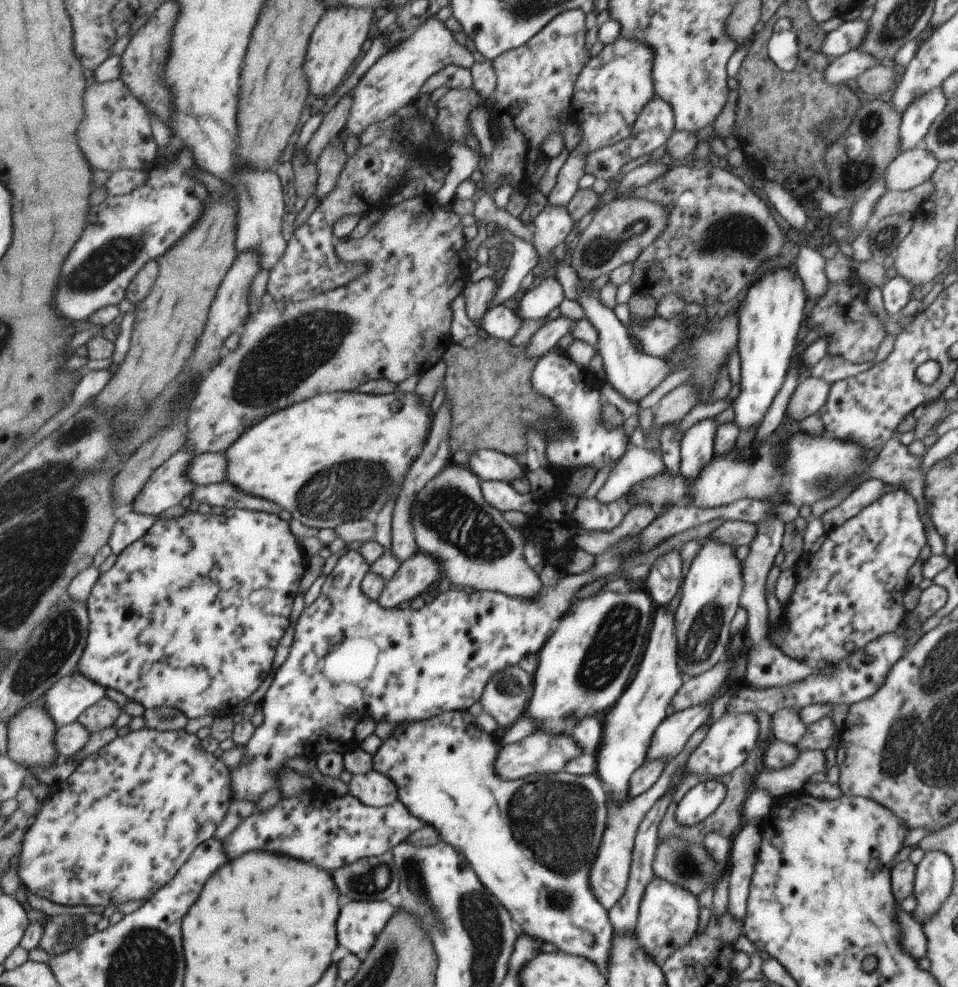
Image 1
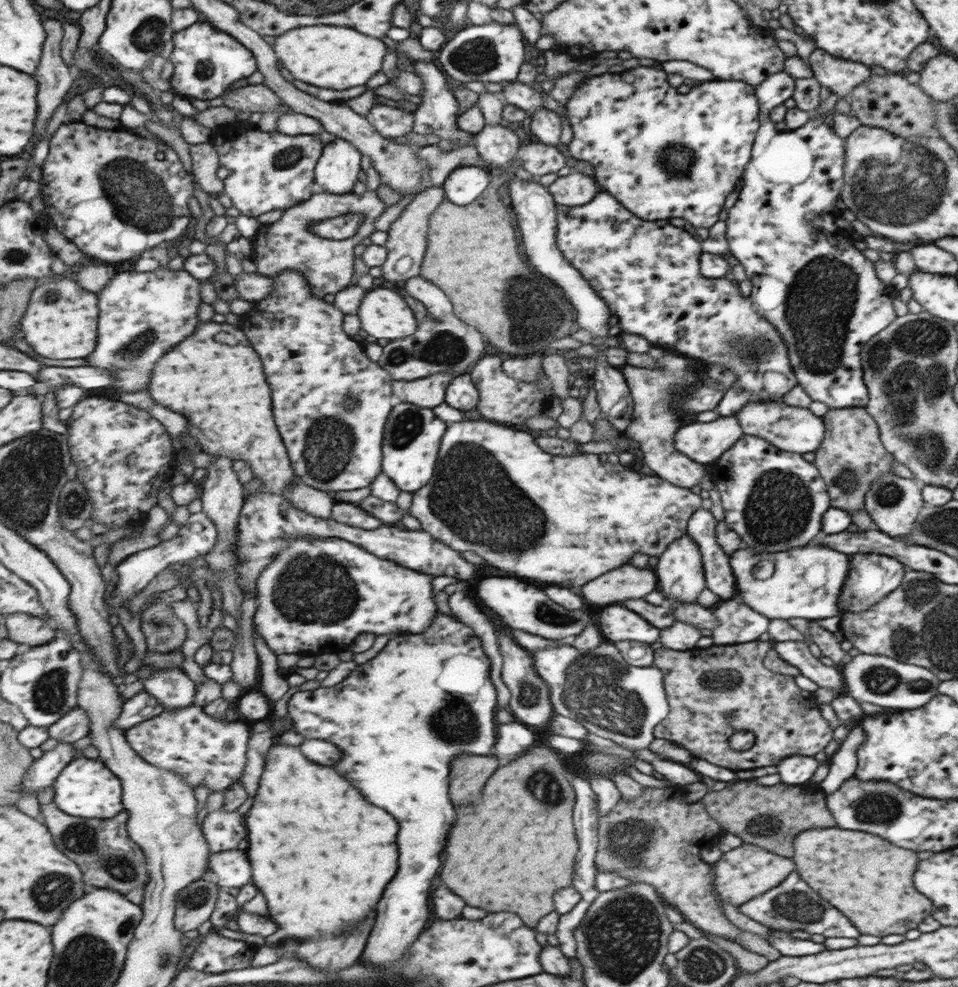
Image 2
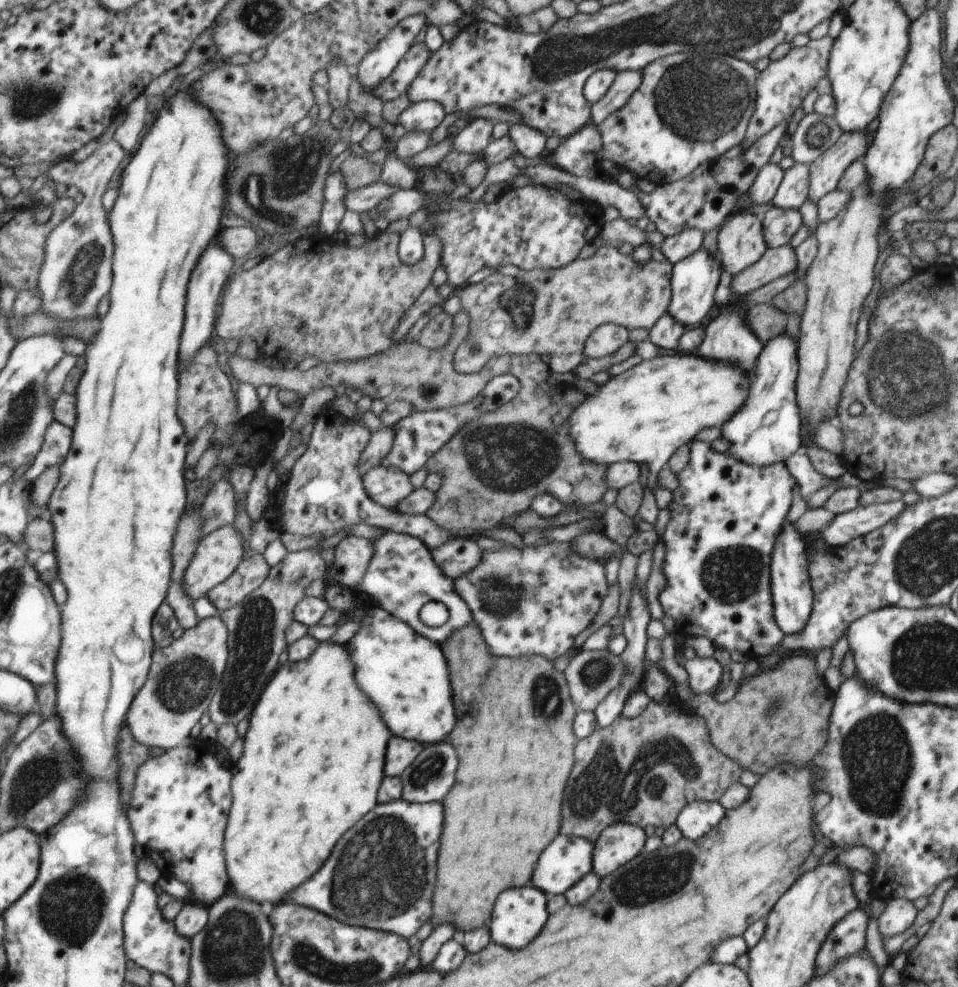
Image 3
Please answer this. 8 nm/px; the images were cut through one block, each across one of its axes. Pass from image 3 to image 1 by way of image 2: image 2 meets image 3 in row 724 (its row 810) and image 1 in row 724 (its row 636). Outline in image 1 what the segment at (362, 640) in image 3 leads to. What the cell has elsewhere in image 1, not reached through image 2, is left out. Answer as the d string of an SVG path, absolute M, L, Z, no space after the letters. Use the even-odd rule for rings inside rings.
M467 709L446 711L431 719L426 719L424 722L406 723L400 734L396 734L396 728L394 728L392 736L381 741L378 752L373 756L373 769L385 773L389 777L392 776L392 780L396 780L396 784L400 784L399 801L416 818L425 824L434 826L440 832L442 840L448 840L449 845L456 844L454 847L464 848L464 852L468 852L468 860L472 860L472 868L476 868L476 872L480 872L480 880L484 880L484 884L488 884L488 889L496 892L496 896L500 896L500 900L504 900L504 904L508 904L508 912L522 926L522 932L530 934L540 942L552 942L565 953L587 957L588 960L599 966L606 966L607 970L614 926L611 924L610 913L600 904L600 900L596 898L594 890L590 886L591 868L594 866L596 855L602 844L607 822L608 792L603 781L598 774L573 775L564 771L556 774L531 774L522 780L514 780L514 782L502 780L494 774L494 762L498 756L496 743L498 742L494 742L490 734L486 734L484 729L479 727L477 718L471 715Z

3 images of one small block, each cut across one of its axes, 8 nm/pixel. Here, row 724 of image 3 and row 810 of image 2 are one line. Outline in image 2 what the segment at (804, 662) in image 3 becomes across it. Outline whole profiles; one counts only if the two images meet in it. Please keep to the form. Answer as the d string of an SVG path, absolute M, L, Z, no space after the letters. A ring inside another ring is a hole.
M754 779L736 781L723 790L707 793L702 802L712 818L716 818L725 832L739 836L743 844L751 844L772 851L782 857L792 854L794 836L802 830L836 826L828 810L827 795L819 786L787 785L782 782L763 786Z

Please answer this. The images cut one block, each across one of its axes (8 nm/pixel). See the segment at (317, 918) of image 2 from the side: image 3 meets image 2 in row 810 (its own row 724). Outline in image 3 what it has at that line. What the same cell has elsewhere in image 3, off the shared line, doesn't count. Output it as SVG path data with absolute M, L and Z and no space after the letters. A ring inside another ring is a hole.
M320 640L320 642L316 652L308 660L295 663L288 660L269 682L270 686L266 688L266 692L264 692L264 696L262 696L256 712L254 712L252 728L246 736L246 754L243 751L243 756L232 766L235 773L233 792L235 793L236 804L232 807L232 816L227 830L228 870L230 870L232 882L234 882L236 890L240 892L240 896L260 900L262 904L282 902L284 896L288 896L294 888L298 888L308 878L312 878L328 862L336 844L342 840L342 836L348 832L348 828L352 828L362 816L366 816L374 808L376 794L378 794L380 782L384 778L384 756L386 756L386 746L388 746L392 732L384 724L378 708L372 704L372 700L356 684L354 664L350 660L347 644L334 644L328 640Z

